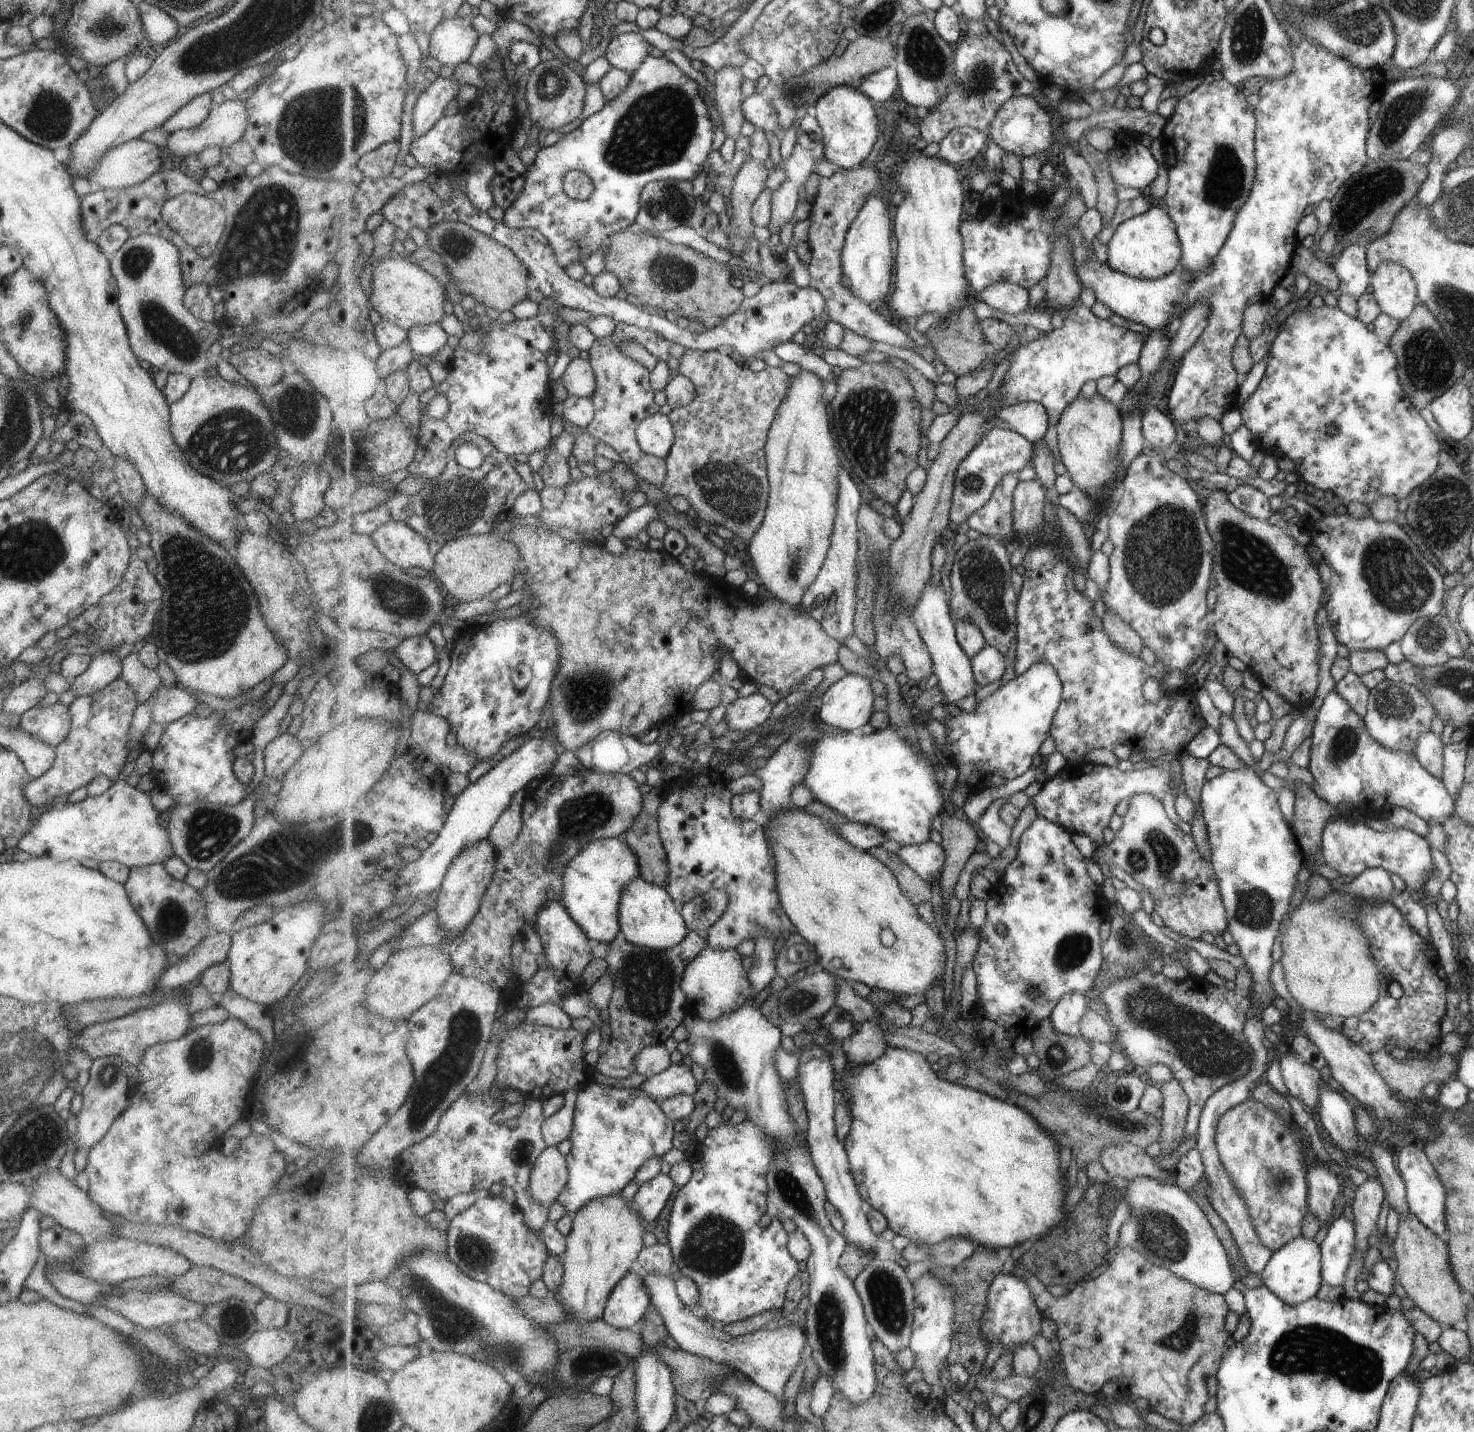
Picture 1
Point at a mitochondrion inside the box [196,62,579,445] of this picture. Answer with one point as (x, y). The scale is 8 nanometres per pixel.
(262, 243)

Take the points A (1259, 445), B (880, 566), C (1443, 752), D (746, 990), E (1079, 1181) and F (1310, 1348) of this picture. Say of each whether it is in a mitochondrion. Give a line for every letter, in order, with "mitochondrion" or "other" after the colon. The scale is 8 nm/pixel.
A: other
B: other
C: other
D: other
E: other
F: mitochondrion

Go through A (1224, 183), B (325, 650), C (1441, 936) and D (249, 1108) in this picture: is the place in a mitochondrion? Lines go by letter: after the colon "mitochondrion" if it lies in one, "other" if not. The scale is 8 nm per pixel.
A: mitochondrion
B: other
C: other
D: other

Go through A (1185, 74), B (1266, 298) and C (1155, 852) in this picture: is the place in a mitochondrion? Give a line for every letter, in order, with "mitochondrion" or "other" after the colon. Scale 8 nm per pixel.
A: other
B: other
C: mitochondrion

